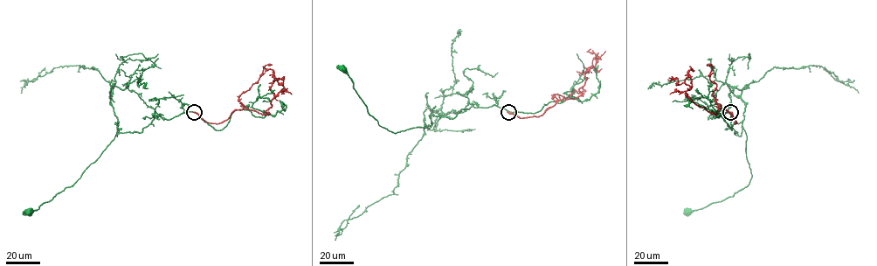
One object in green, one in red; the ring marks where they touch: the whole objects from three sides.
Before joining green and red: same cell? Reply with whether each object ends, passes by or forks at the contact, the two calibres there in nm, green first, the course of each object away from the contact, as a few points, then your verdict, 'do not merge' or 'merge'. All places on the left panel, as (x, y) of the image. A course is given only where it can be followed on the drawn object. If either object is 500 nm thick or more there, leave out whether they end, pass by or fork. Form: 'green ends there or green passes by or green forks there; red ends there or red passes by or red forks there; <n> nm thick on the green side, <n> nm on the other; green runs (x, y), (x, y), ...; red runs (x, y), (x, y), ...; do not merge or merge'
green passes by; red ends there; 280 nm thick on the green side, 440 nm on the other; green runs (194, 112), (169, 120), (154, 115), (140, 133), (117, 136), (117, 128), (113, 139), (72, 186), (29, 212); red runs (194, 112), (206, 122), (217, 123), (236, 109), (265, 114), (283, 87), (278, 84), (284, 79), (277, 80); do not merge

